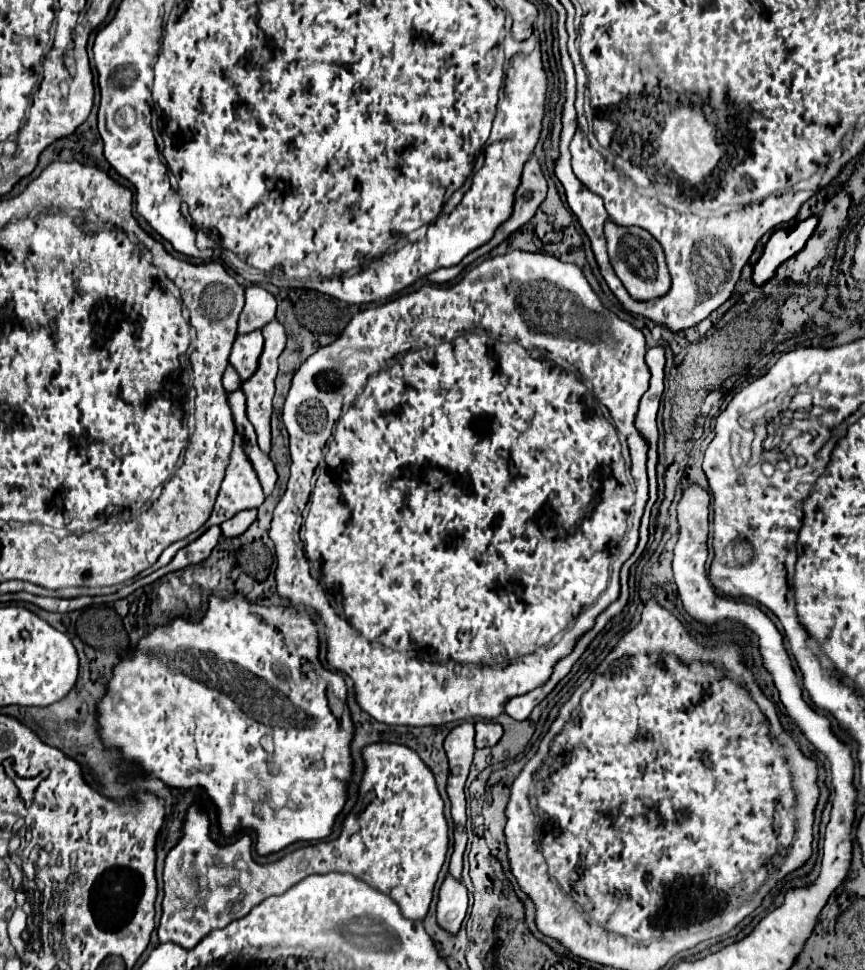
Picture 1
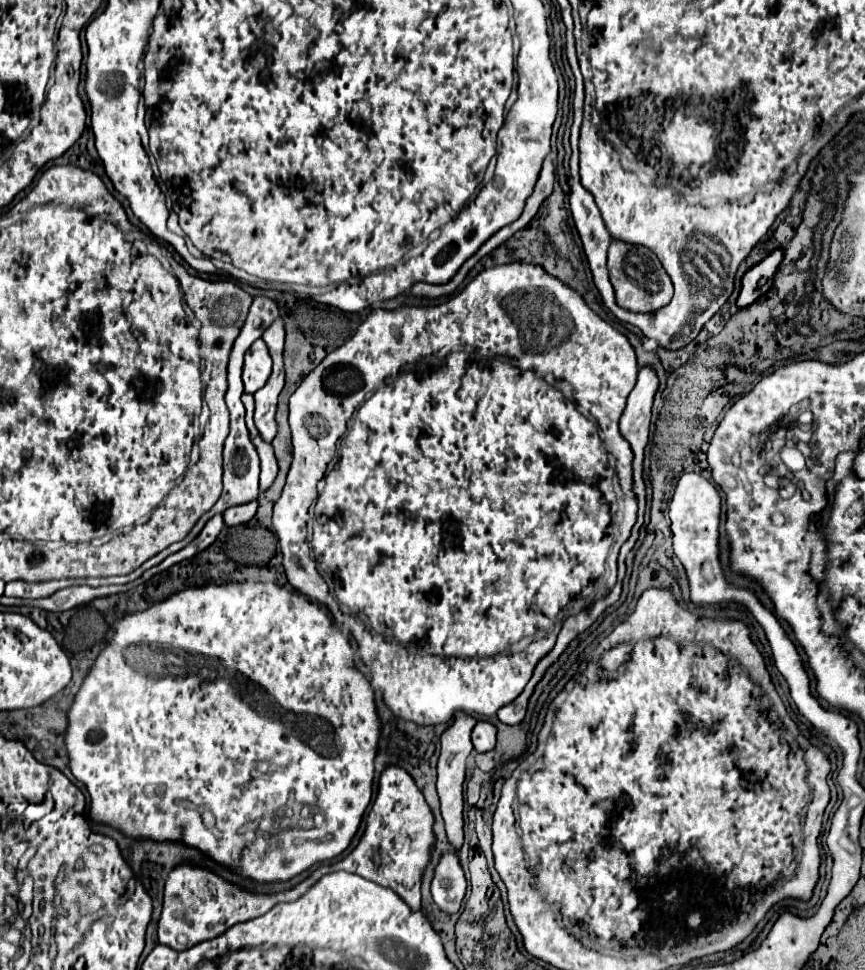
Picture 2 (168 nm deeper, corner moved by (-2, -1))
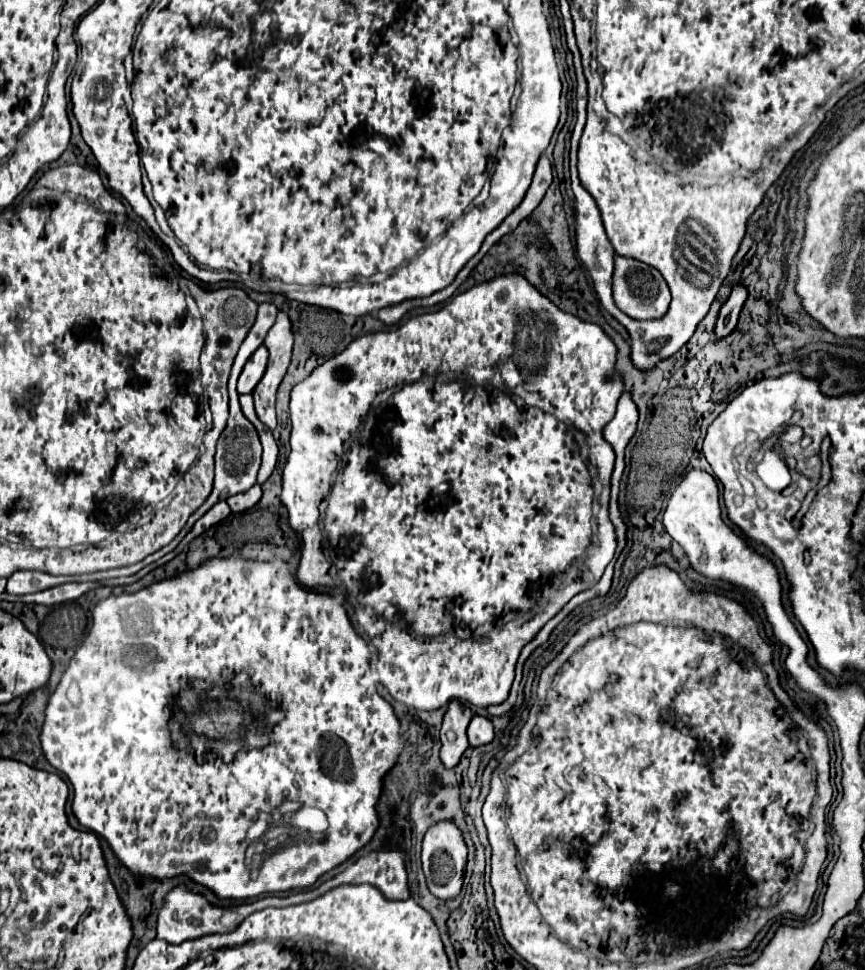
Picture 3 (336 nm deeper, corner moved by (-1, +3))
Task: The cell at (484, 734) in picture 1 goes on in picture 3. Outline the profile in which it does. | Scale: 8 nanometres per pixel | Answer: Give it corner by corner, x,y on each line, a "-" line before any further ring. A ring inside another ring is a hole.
473,715
469,727
467,727
467,737
469,737
469,745
471,747
479,747
485,743
493,741
493,723
487,717
481,715

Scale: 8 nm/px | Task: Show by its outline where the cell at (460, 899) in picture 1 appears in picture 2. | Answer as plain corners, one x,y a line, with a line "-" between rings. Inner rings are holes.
454,851
442,855
434,879
432,879
432,897
434,903
446,911
448,915
454,915
462,907
462,899
466,895
466,877
458,863
458,855

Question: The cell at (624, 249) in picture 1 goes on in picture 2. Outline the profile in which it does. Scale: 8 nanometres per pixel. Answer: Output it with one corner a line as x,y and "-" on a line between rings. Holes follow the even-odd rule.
612,239
608,249
608,271
616,291
616,301
620,303
620,307
628,311
634,313
658,311
660,307
668,305
672,299
672,281
666,269
662,267
656,253
644,245
632,245
620,239

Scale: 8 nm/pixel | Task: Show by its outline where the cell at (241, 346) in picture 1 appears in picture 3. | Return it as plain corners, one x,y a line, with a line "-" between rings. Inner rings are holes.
263,345
253,353
253,357
247,361
247,365
243,367
243,373
239,377
239,383
237,383
237,391
243,395
243,393
253,393
253,389
257,387
257,383
261,381
263,373
265,373
265,367
267,367
269,353

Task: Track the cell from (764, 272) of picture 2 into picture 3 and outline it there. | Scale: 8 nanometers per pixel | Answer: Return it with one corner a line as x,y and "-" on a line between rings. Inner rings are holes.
735,285
729,299
723,303
723,307
719,311
719,319
715,323
715,337
717,339
727,337
735,329
737,317
739,317
739,311
741,311
745,299
747,299
747,289
743,285

